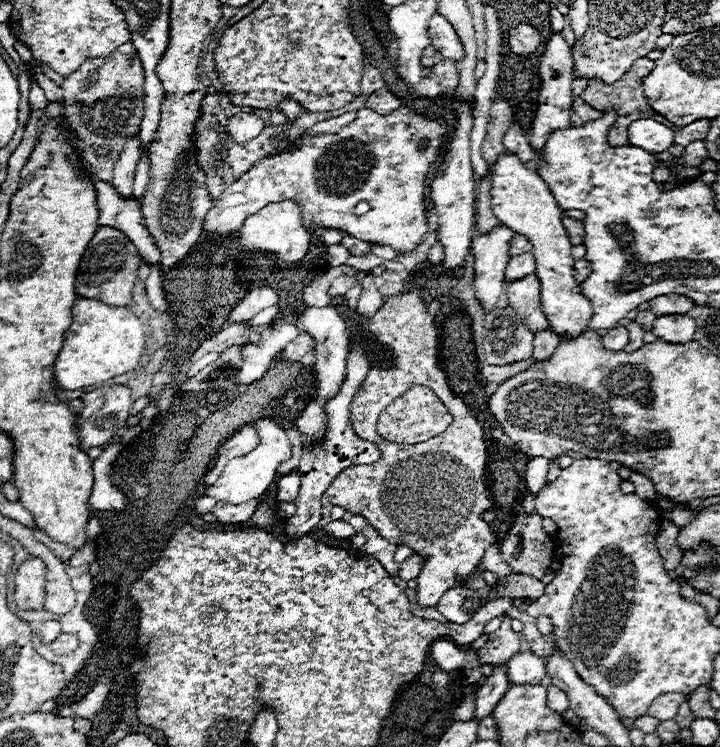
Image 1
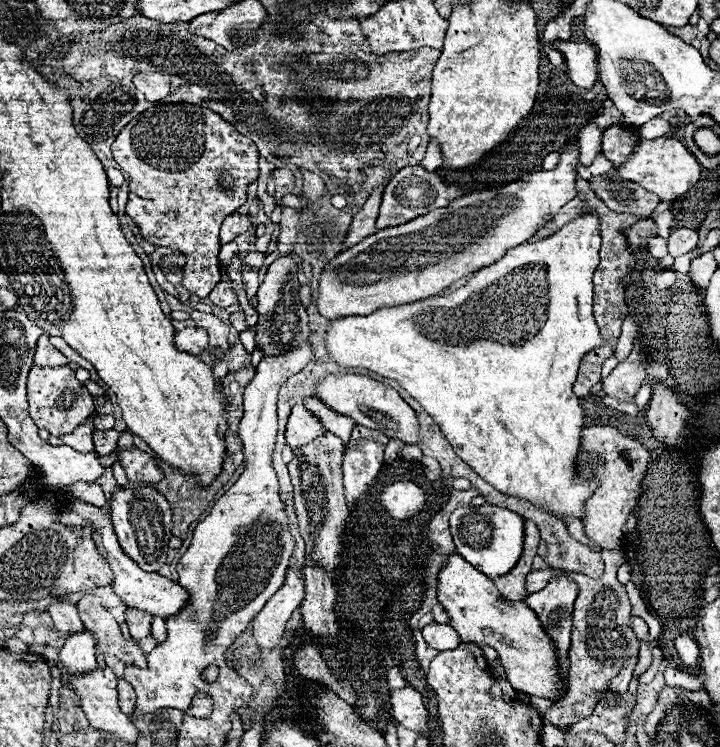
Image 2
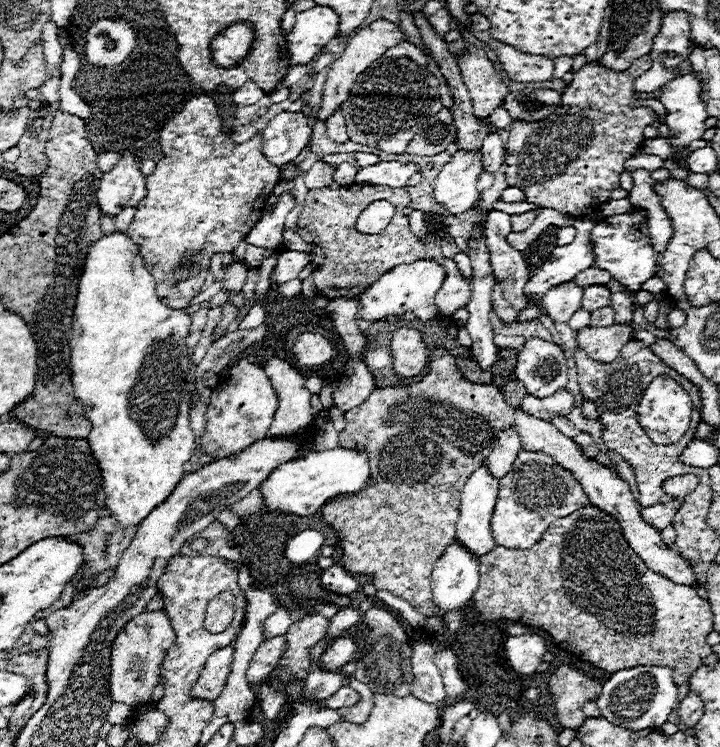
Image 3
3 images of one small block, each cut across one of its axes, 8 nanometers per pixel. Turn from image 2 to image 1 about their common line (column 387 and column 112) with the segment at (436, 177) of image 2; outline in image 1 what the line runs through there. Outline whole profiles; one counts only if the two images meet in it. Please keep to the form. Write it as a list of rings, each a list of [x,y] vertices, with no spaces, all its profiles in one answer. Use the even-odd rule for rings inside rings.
[[[94,174],[90,176],[96,188],[96,204],[100,212],[98,226],[116,226],[116,230],[124,230],[124,234],[128,234],[132,244],[138,248],[140,258],[146,258],[150,264],[160,262],[160,250],[142,222],[138,202],[134,198],[120,198],[112,184],[98,180]]]

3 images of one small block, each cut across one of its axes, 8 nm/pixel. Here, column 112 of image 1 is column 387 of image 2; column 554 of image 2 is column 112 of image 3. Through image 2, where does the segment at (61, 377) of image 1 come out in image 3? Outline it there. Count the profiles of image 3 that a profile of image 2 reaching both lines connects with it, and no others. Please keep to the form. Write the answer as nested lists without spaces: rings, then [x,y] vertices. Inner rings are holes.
[[[114,232],[110,236],[102,236],[100,240],[96,240],[92,244],[88,258],[86,258],[86,264],[84,264],[84,272],[80,276],[78,296],[76,296],[76,306],[74,306],[74,320],[72,320],[74,334],[70,338],[70,368],[72,368],[74,394],[80,400],[80,404],[84,406],[84,416],[92,422],[92,432],[88,434],[88,442],[90,442],[92,454],[94,454],[94,458],[98,458],[98,464],[102,470],[104,490],[106,490],[106,508],[120,522],[122,528],[138,526],[156,506],[160,506],[164,500],[168,500],[172,490],[182,480],[182,476],[184,476],[182,466],[190,460],[194,446],[196,446],[194,434],[192,434],[192,428],[188,422],[188,418],[190,418],[190,414],[188,414],[190,412],[190,390],[188,390],[188,382],[184,382],[190,374],[190,358],[188,358],[188,350],[186,350],[190,322],[192,320],[184,310],[174,310],[174,308],[168,308],[166,304],[160,302],[160,298],[156,294],[154,278],[146,270],[142,258],[138,254],[138,246],[132,242],[132,238],[128,238],[126,232]]]

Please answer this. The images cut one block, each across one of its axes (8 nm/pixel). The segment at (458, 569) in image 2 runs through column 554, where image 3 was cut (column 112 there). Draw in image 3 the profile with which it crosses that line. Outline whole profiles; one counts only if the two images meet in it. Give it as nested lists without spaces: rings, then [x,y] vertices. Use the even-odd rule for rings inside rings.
[[[142,612],[132,618],[124,630],[116,636],[112,646],[112,674],[110,674],[110,696],[114,702],[124,702],[130,706],[148,704],[152,690],[162,682],[162,664],[168,648],[174,644],[176,634],[170,626],[166,614],[160,612]]]

